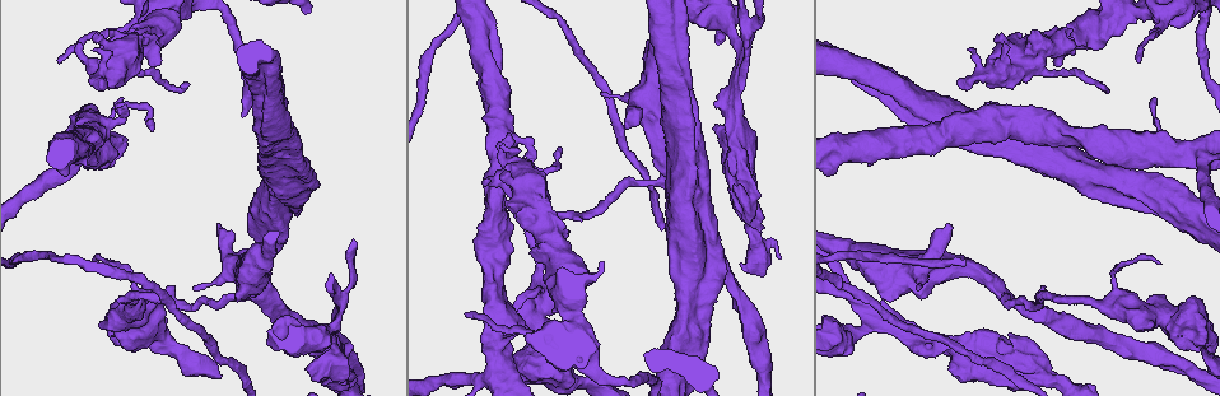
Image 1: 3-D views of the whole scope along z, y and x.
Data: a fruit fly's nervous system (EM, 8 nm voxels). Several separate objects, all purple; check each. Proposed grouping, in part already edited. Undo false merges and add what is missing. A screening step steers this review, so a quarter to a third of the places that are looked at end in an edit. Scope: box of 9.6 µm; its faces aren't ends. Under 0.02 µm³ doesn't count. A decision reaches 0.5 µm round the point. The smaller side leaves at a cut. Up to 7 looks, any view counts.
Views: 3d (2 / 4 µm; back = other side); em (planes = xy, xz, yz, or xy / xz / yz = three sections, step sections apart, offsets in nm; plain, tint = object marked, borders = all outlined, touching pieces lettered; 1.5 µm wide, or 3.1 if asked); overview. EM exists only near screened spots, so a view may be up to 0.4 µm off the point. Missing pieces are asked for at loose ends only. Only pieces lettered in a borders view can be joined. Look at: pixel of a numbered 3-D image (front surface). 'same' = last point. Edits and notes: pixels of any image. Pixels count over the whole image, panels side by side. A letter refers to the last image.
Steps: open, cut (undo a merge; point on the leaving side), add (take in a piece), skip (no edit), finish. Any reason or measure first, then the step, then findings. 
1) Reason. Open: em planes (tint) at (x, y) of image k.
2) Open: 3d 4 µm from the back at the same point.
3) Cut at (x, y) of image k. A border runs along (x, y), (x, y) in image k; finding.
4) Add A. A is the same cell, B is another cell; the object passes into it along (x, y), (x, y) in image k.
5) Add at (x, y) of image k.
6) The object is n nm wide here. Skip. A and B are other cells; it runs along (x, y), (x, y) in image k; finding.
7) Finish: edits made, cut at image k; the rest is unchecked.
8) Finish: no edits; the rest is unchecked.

Thick end. Open: em planes (plain) at (221, 224) of image 1.

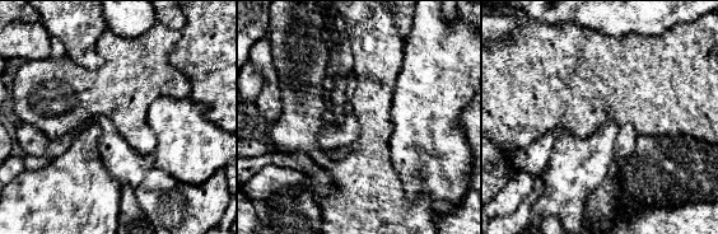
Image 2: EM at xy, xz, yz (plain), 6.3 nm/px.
With the object marked. Open: em planes (tint) at the same point.

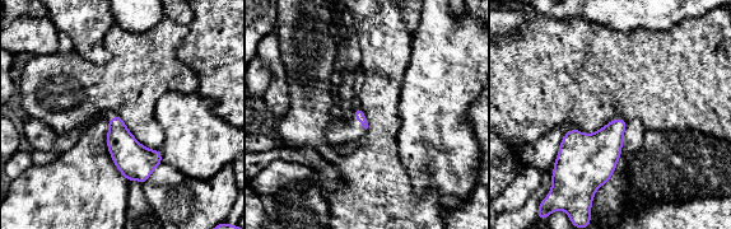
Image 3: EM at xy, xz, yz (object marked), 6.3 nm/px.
What lies round it. Open: em planes (borders) at the same point.

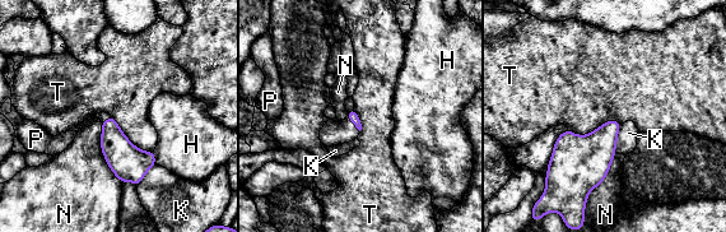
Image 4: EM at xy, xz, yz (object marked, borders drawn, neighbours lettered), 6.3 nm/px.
Skip. H, K, N, P and T are other cells; a border runs along (620, 123), (568, 130) in image 4; no lettered piece goes on from it.

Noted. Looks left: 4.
Thick end. Open: 3d 4 µm at (239, 297) of image 1.

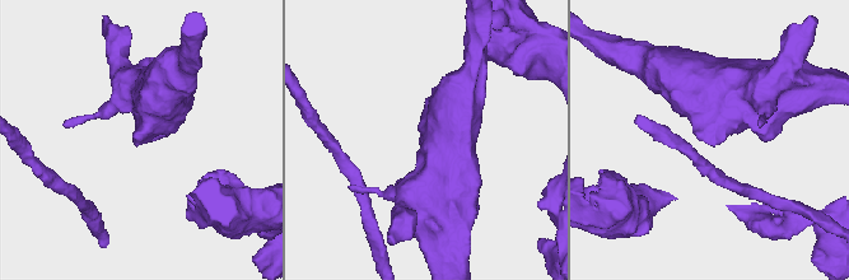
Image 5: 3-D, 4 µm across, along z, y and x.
Shape alone is not enough. Open: em xz step 8 (tint) at (136, 140) of image 5.

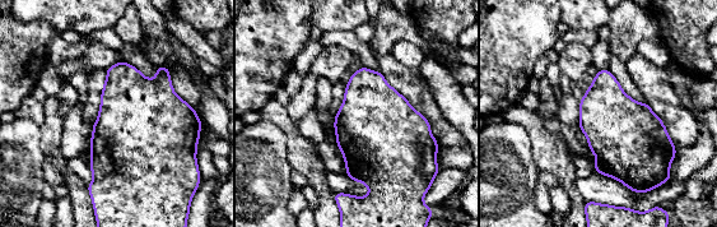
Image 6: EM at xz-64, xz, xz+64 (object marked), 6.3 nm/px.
Open: em planes (borders) at the same point.

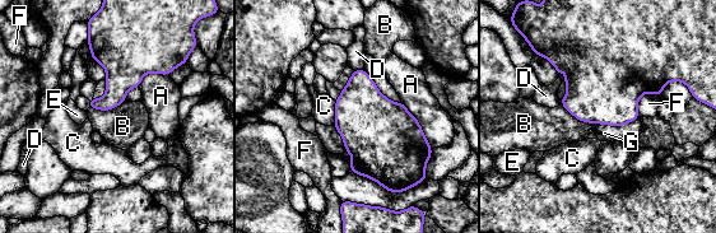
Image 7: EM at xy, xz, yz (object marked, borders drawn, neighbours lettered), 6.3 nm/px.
Skip. A, B, C, D, E, F and G are other cells; a border runs along (335, 101), (335, 121), (333, 124) in image 7; no lettered piece goes on from it.

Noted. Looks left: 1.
Finish: no edits; the rest is unchecked.

